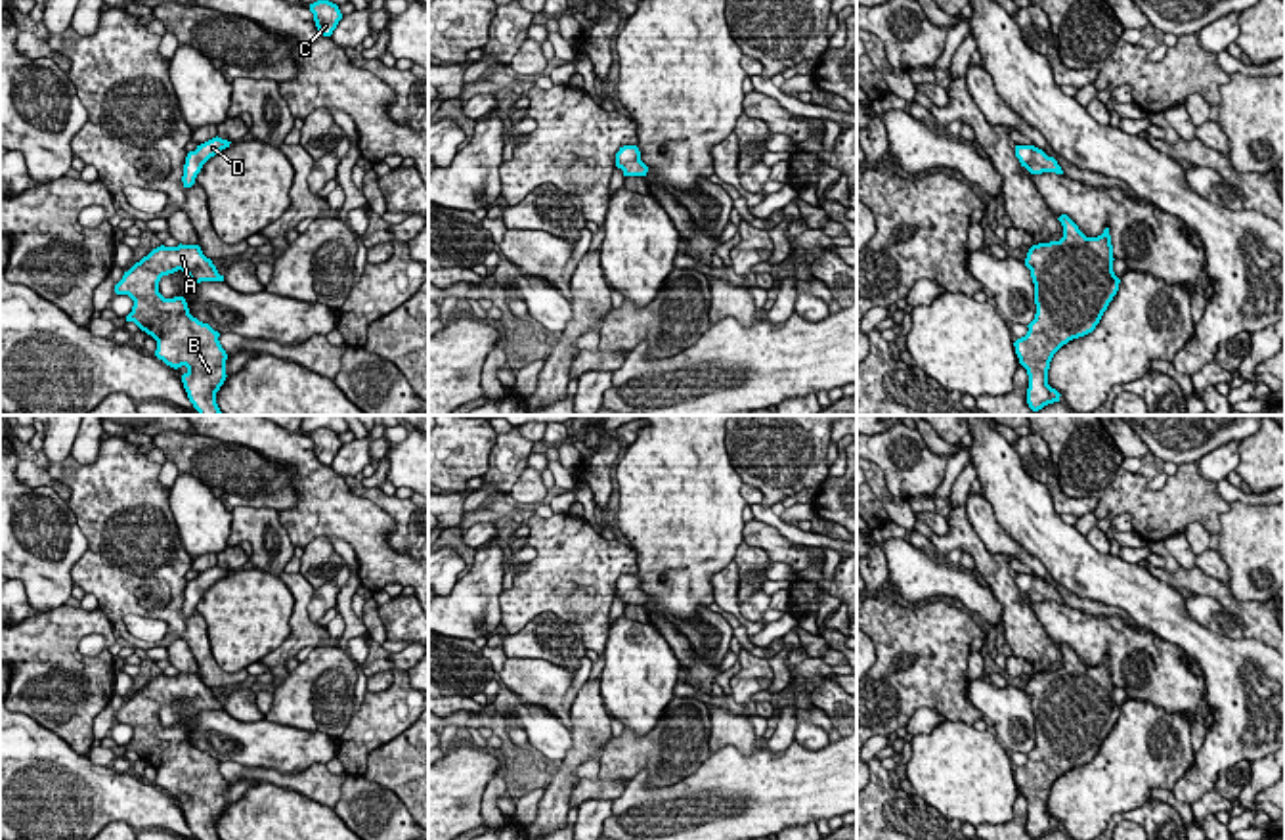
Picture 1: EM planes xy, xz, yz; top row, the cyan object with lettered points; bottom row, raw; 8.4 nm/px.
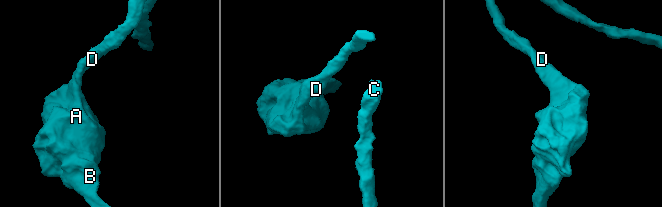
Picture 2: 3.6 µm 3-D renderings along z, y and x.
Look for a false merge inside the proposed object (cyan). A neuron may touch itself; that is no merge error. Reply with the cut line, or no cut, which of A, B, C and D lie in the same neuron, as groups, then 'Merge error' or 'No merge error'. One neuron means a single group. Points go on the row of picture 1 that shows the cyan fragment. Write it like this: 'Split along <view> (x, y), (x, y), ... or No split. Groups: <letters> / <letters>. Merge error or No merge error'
No split. Groups: A B C D. No merge error

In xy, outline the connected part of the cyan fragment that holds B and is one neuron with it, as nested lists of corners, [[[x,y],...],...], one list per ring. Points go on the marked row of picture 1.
[[[161,245],[124,272],[115,293],[134,300],[126,321],[157,341],[155,356],[174,369],[187,367],[182,383],[199,415],[224,415],[216,404],[228,377],[220,333],[193,318],[184,297],[164,298],[159,293],[161,277],[178,270],[187,274],[189,285],[224,281],[199,245]]]

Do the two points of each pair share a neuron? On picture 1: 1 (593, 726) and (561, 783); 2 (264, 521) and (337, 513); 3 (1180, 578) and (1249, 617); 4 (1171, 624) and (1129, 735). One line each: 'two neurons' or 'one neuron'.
1: one neuron
2: two neurons
3: one neuron
4: two neurons

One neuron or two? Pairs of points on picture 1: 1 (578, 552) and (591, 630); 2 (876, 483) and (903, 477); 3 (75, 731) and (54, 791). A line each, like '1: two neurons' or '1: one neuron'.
1: one neuron
2: two neurons
3: two neurons

